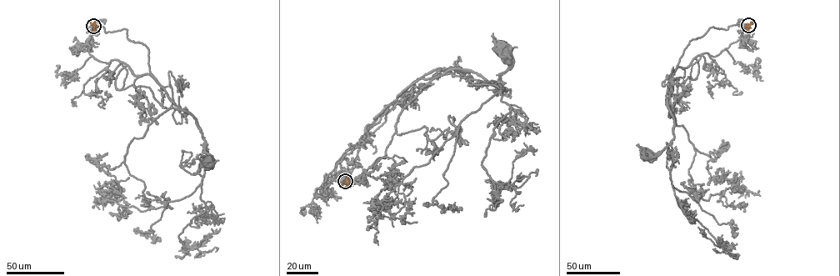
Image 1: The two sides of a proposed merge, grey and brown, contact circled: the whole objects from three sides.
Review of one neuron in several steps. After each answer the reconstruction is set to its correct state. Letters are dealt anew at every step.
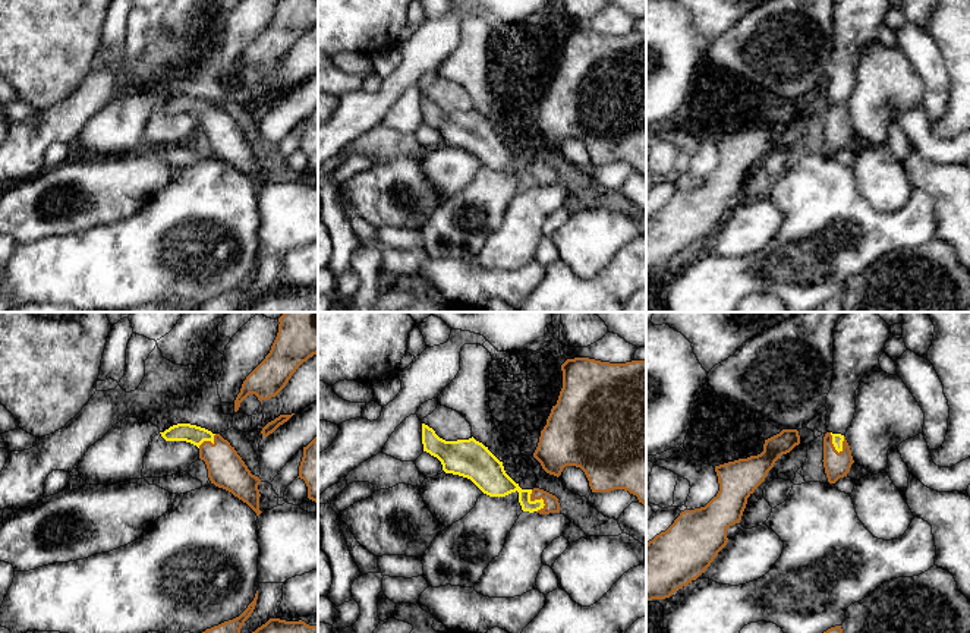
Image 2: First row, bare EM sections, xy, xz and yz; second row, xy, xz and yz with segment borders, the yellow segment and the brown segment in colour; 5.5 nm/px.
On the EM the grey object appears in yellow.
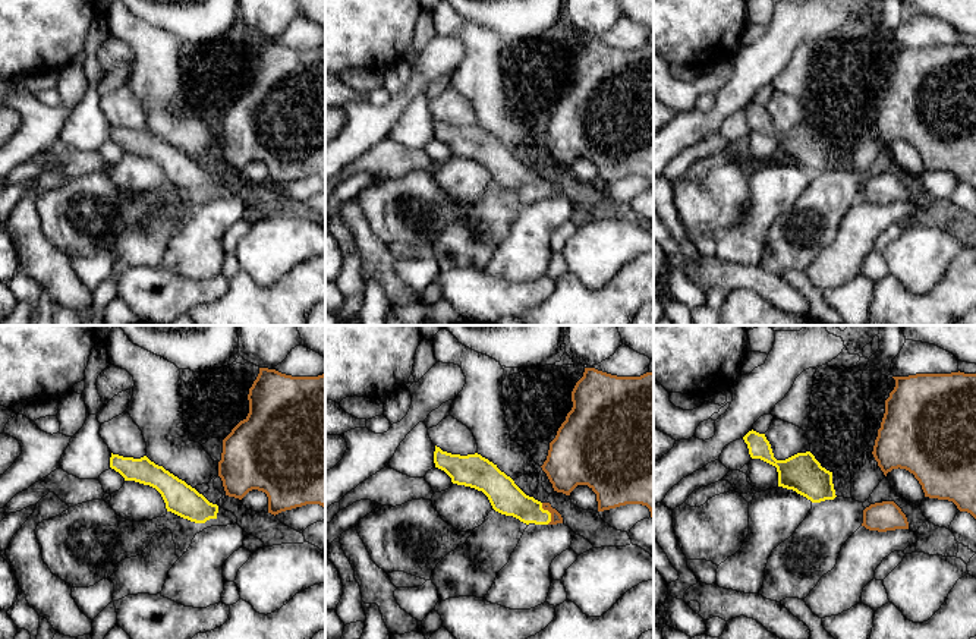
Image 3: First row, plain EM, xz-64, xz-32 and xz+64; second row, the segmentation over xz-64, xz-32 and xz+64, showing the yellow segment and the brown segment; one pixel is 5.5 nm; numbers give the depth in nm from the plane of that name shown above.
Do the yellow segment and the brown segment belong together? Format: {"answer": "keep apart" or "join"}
{"answer": "join"}

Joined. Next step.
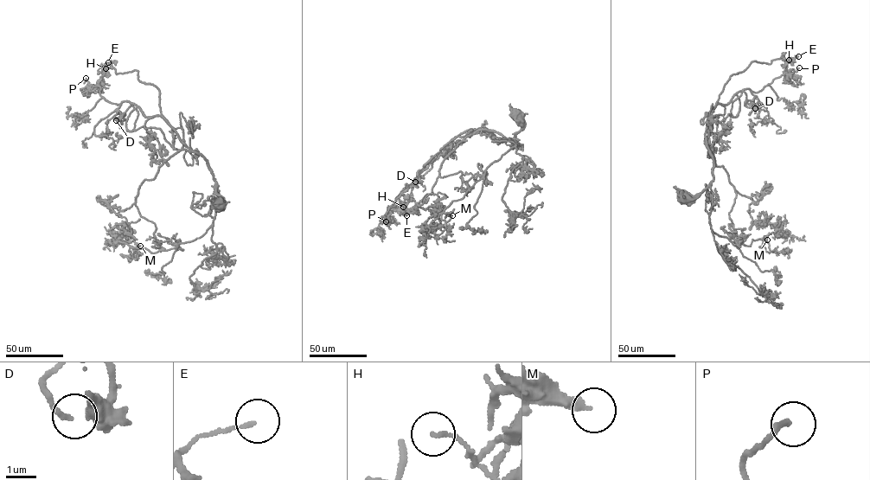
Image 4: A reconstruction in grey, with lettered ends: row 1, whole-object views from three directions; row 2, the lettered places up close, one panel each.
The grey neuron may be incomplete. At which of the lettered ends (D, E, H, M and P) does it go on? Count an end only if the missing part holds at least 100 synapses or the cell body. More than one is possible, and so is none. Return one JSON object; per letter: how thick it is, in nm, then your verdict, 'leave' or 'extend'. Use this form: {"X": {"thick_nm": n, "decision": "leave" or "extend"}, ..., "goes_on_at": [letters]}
{"D": {"thick_nm": 110, "decision": "extend"}, "E": {"thick_nm": 90, "decision": "leave"}, "H": {"thick_nm": 110, "decision": "leave"}, "M": {"thick_nm": 200, "decision": "extend"}, "P": {"thick_nm": 200, "decision": "extend"}, "goes_on_at": ["D", "M", "P"]}

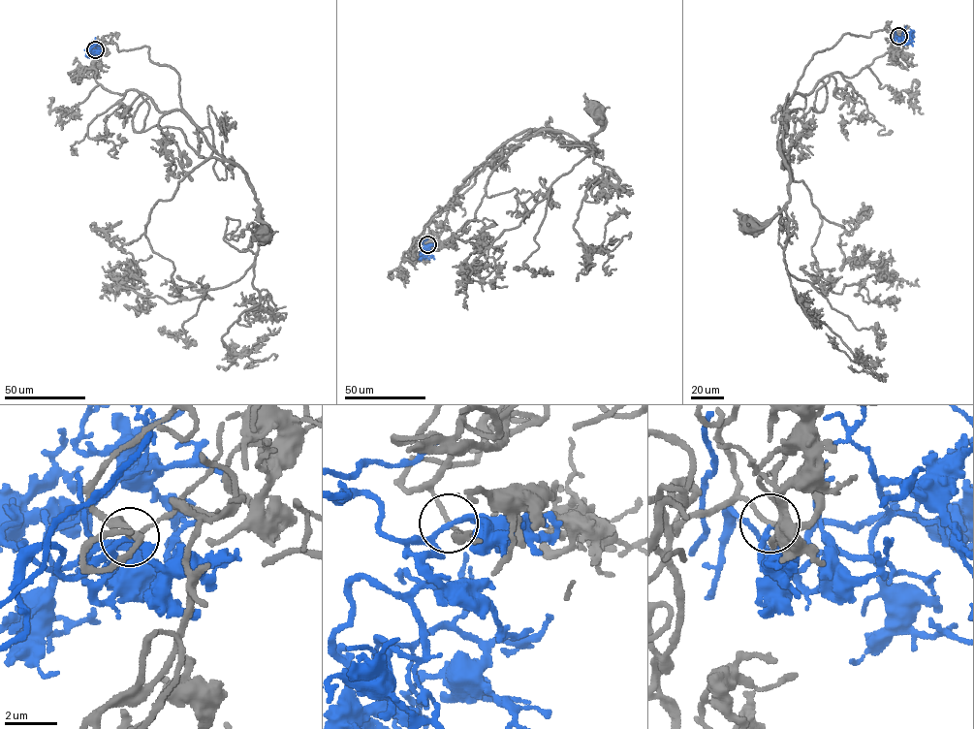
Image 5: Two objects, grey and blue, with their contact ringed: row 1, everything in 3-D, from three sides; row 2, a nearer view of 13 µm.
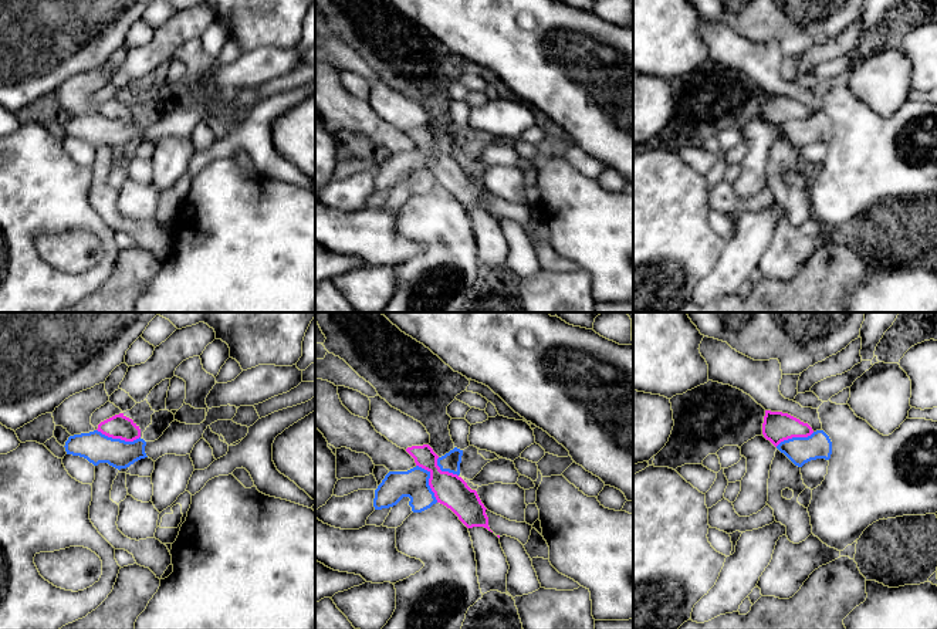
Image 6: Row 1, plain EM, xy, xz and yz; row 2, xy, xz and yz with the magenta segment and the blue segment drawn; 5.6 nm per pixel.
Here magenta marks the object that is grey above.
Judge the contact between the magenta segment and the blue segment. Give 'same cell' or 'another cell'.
same cell

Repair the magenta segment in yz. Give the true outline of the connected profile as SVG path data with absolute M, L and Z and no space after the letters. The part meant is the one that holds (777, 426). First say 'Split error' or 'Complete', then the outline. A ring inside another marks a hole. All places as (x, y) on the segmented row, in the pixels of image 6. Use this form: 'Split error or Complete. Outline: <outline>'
Split error. Outline: M765 410L762 434L798 467L816 459L829 460L832 454L832 442L823 430L813 432L788 413Z

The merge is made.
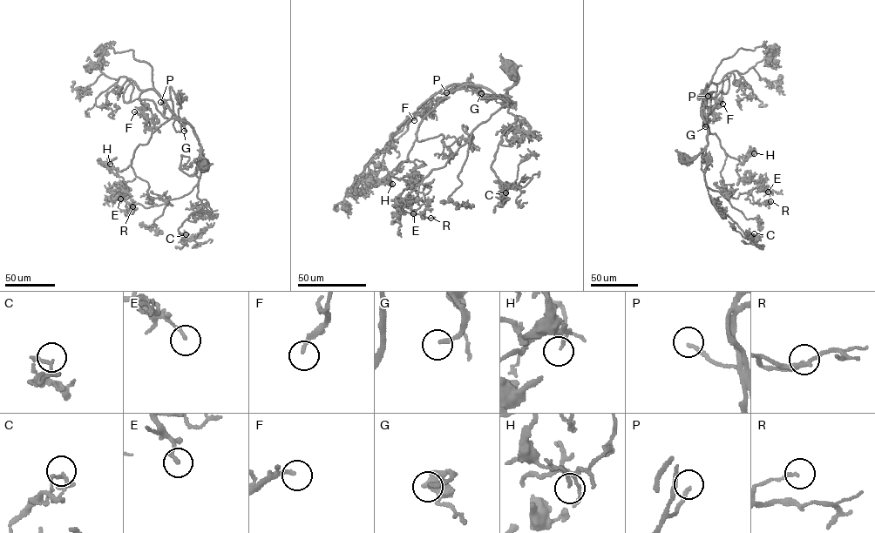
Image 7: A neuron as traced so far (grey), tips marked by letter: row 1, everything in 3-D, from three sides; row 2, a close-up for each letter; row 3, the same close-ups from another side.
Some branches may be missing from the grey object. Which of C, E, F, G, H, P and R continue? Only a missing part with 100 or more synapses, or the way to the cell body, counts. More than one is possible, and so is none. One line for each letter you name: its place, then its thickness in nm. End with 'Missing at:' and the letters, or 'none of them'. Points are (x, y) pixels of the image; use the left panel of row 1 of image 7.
F: place (134, 111); calibre 180 nm
G: place (184, 131); calibre 170 nm
P: place (160, 102); calibre 170 nm
Missing at: F, G, P

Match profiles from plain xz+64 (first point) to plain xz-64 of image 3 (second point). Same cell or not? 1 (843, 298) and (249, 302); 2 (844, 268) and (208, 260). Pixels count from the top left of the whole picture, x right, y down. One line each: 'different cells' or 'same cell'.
1: different cells
2: same cell

